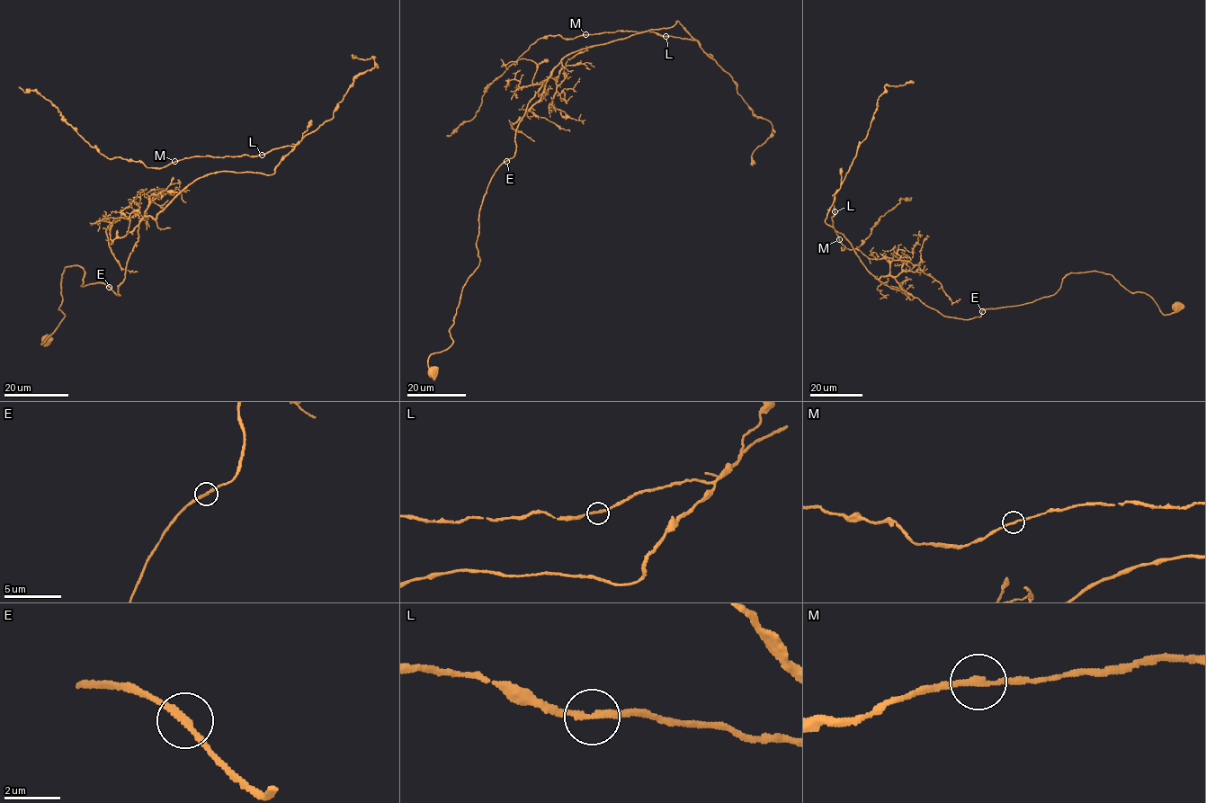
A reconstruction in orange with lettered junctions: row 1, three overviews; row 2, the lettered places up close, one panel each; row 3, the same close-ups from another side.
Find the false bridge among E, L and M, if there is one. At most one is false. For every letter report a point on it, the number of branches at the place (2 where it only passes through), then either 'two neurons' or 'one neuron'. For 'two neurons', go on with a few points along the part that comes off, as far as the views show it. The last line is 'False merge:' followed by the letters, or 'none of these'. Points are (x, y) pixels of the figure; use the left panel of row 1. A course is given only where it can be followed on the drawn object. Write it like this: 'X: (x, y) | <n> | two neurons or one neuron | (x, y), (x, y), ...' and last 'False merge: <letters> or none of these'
E: (109, 287) | 2 | one neuron
L: (262, 155) | 2 | one neuron
M: (174, 161) | 2 | one neuron
False merge: none of these

